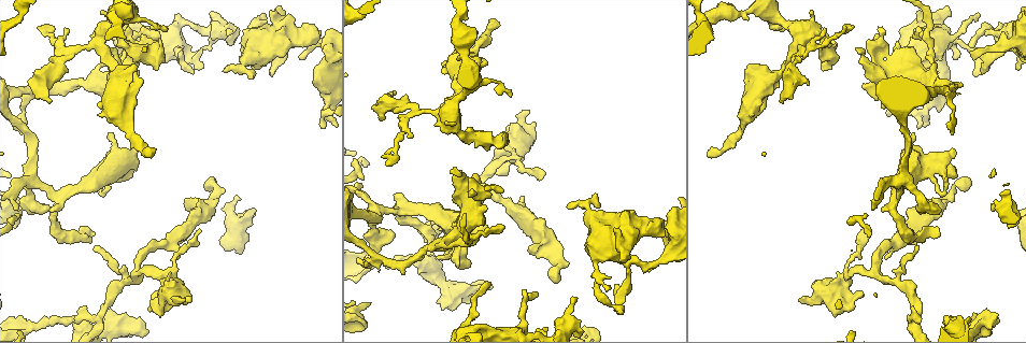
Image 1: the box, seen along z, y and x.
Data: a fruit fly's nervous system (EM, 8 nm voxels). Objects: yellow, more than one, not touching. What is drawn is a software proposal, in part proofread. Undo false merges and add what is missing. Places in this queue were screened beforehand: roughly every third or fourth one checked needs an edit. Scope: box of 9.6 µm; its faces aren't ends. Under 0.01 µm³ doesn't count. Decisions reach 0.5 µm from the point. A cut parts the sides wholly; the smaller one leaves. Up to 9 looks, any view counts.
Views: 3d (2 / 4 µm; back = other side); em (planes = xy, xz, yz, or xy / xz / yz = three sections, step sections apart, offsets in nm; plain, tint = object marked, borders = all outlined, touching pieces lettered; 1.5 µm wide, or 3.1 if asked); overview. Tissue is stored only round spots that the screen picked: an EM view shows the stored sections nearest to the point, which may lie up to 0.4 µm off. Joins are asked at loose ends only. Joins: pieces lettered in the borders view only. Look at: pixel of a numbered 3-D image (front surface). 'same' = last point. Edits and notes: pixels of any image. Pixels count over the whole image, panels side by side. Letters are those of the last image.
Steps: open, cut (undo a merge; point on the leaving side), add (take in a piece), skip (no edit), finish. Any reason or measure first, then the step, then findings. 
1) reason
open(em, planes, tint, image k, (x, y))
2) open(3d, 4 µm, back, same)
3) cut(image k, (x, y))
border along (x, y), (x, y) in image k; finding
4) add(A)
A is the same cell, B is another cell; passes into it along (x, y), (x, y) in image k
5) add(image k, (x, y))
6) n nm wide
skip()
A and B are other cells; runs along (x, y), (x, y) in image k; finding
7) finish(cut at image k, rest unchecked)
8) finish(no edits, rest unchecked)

branch stops here
open(3d, 4 µm, image 1, (474, 228))

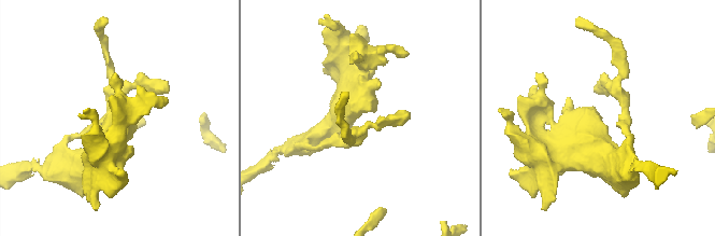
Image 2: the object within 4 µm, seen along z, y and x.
open(em, planes, borders, image 2, (596, 113))

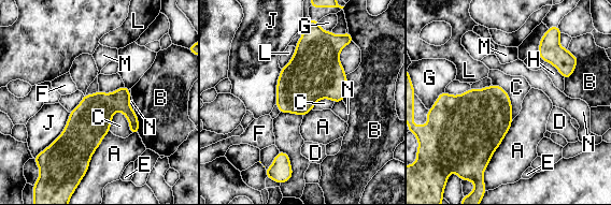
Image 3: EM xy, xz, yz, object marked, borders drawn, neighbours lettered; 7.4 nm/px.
300 nm wide
skip()
A, B, C, D, E, F, G, H, J, L, M and N are other cells; border along (115, 111), (126, 117), (131, 133) in image 3; no lettered piece goes on from it

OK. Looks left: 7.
branch stops here
open(3d, 4 µm, back, image 1, (64, 31))

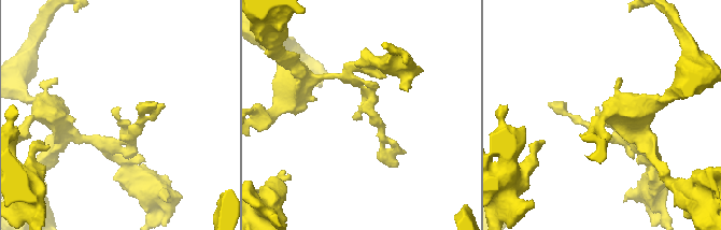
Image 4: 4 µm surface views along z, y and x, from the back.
open(em, xy, step 4, tint, image 4, (595, 109))

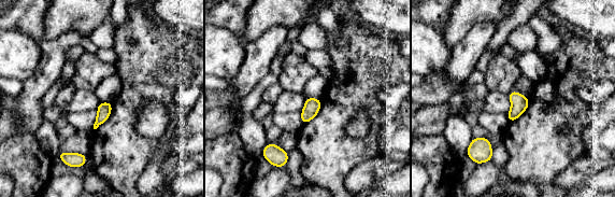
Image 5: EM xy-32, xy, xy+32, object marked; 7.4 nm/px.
cut it another way
open(em, planes, borders, same)

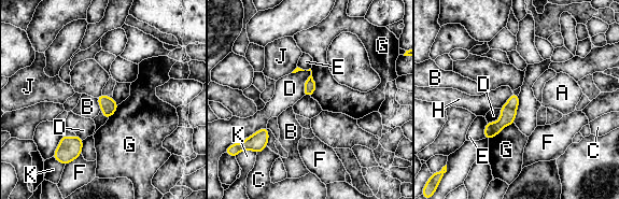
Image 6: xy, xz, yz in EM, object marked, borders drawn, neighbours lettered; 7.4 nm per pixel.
120 nm wide
skip()
A, B, C, D, E, F, G, H, J and K are other cells; runs along (516, 97), (508, 114), (487, 136) in image 6; none of them fits

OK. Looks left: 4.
abrupt turn
open(em, planes, borders, image 1, (1003, 47))

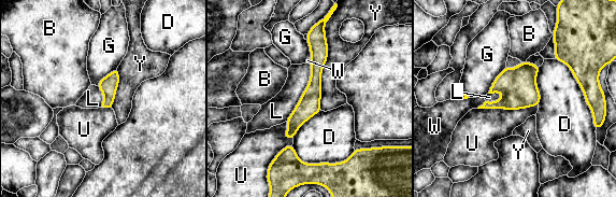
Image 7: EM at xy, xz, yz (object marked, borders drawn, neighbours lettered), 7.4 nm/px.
skip()
B, D, G, L, U, W and Y are other cells; border along (310, 64), (309, 84), (285, 121) in image 7; continuous, no second neuron

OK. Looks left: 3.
thick turns thin
open(em, xz, step 4, tint, image 1, (223, 28))

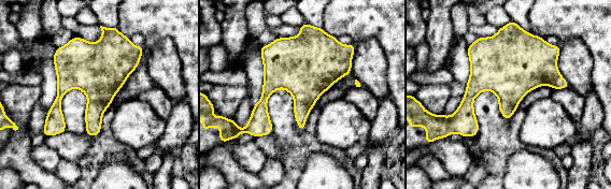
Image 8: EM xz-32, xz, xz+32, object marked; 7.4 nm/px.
open(em, planes, borders, same)

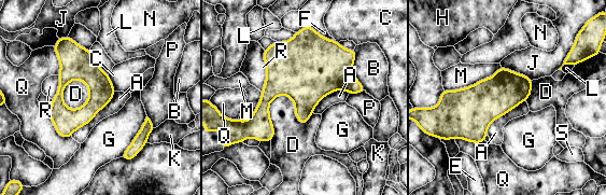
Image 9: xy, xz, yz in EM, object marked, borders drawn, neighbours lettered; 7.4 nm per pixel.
skip()
A, B, C, D, E, F, G, H, J, K, L, M, N, P, Q, R and S are other cells; continuous, no second neuron

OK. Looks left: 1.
finish(no edits, rest unchecked)

